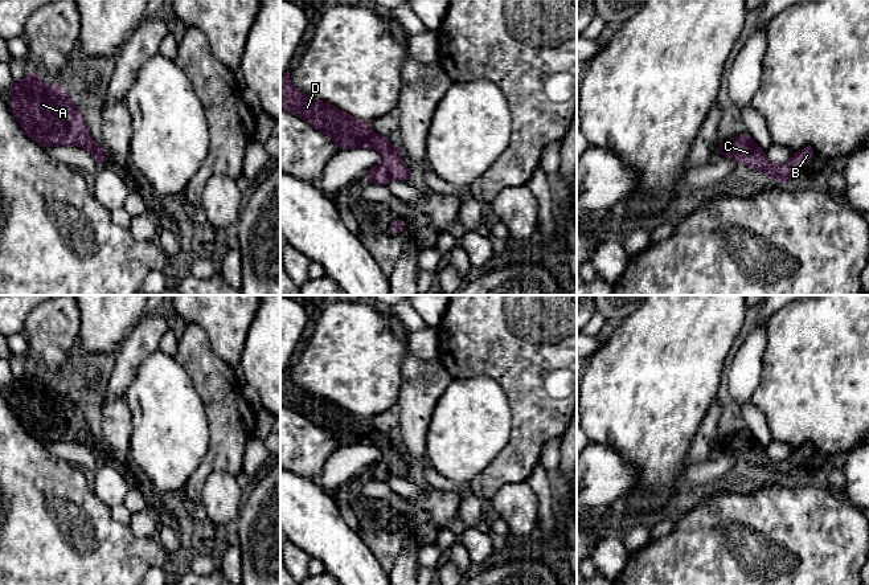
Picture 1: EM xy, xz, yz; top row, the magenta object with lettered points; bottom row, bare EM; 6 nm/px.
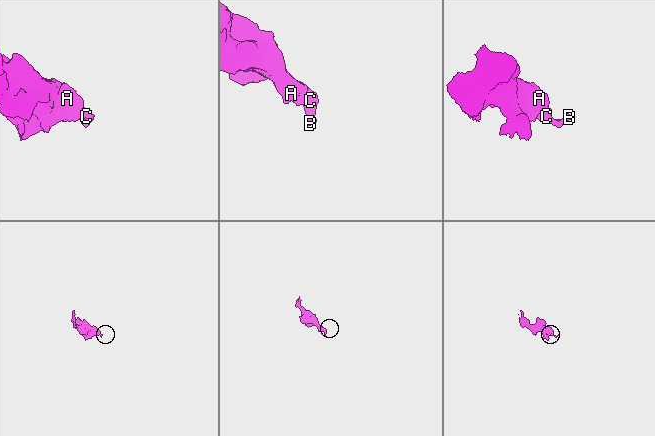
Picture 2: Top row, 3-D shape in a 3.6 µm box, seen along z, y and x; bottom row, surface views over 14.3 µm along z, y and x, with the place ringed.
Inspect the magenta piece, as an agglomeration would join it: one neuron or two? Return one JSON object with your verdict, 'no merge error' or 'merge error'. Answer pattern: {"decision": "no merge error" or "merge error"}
{"decision": "no merge error"}

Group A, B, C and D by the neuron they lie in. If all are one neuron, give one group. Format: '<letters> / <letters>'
A B C D

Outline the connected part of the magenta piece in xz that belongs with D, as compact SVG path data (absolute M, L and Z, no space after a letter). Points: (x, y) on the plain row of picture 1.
M290 365L286 369L280 371L280 405L288 408L298 414L303 416L313 425L325 430L340 447L351 446L351 445L374 445L382 450L382 457L373 465L366 469L366 476L370 479L376 479L380 482L386 482L393 476L411 476L414 475L413 467L407 466L402 459L402 450L395 446L388 433L382 433L376 430L369 418L357 416L335 402L308 393L303 388L300 388L296 382L294 382L290 377Z

